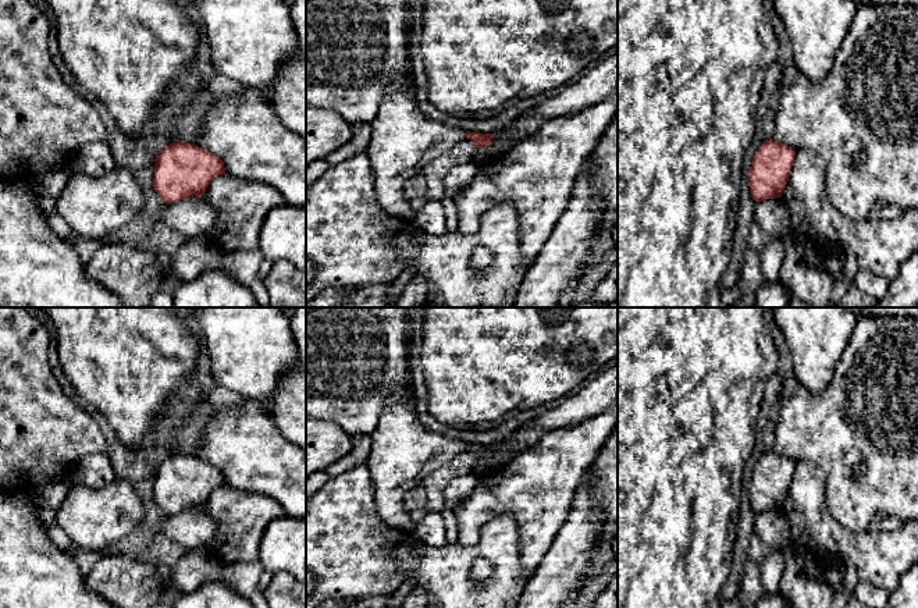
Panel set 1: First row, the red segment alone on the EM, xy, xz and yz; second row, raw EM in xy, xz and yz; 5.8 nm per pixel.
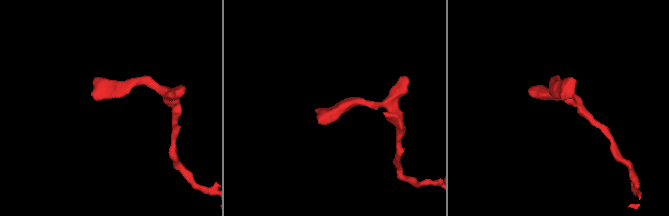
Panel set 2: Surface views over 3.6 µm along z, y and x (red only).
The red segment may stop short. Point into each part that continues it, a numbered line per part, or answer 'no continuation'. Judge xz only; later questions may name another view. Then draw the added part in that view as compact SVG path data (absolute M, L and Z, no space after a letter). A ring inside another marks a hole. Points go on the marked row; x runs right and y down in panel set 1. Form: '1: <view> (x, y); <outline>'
1: xz (404, 141); M408 65L392 77L380 111L371 122L373 132L364 150L376 178L376 193L381 209L402 221L412 221L414 213L403 196L405 182L412 174L428 168L440 154L453 152L456 145L466 138L463 129L453 129L426 117L412 95L413 90L412 70Z

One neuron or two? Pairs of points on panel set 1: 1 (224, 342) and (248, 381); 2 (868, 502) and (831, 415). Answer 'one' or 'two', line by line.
1: one
2: one

